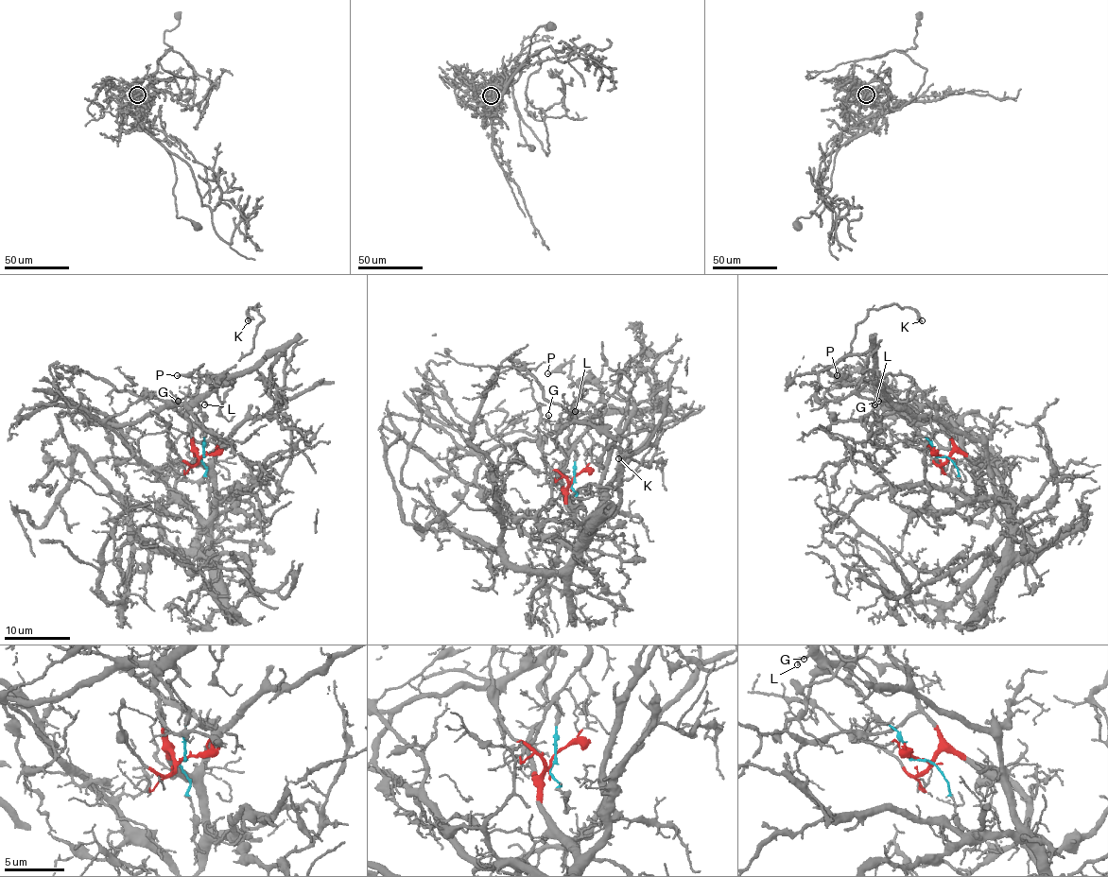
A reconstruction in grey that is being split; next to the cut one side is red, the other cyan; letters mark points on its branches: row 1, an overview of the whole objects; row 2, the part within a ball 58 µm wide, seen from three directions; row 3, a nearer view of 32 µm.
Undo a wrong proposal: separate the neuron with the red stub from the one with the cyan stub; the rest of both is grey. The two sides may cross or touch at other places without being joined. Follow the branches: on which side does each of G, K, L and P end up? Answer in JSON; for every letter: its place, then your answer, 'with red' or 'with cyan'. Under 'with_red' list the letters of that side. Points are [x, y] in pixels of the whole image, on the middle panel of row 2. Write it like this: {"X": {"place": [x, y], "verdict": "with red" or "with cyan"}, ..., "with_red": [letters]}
{"G": {"place": [548, 415], "verdict": "with cyan"}, "K": {"place": [618, 458], "verdict": "with cyan"}, "L": {"place": [575, 411], "verdict": "with cyan"}, "P": {"place": [547, 373], "verdict": "with cyan"}, "with_red": []}

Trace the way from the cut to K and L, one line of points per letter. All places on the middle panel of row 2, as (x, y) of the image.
K: (573, 480), (568, 426), (595, 413), (581, 396), (584, 383), (614, 382), (633, 400), (619, 458)
L: (573, 480), (577, 452), (566, 440), (568, 421), (575, 411)

